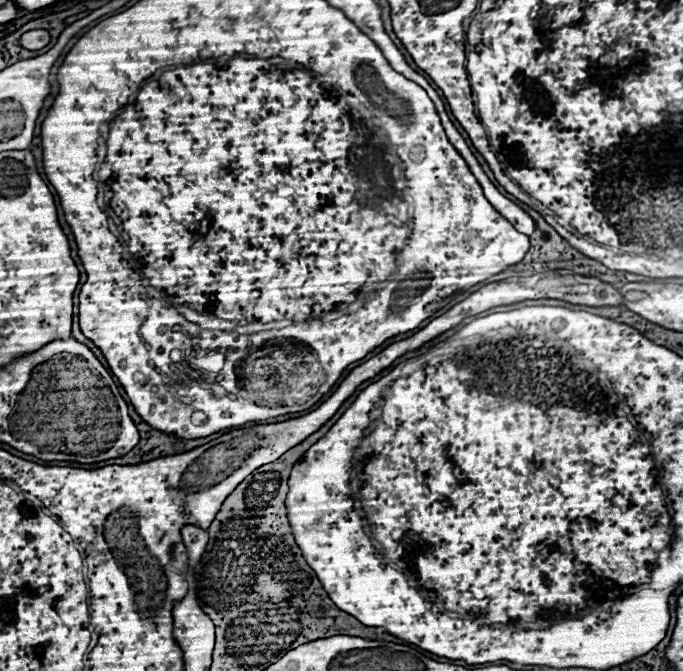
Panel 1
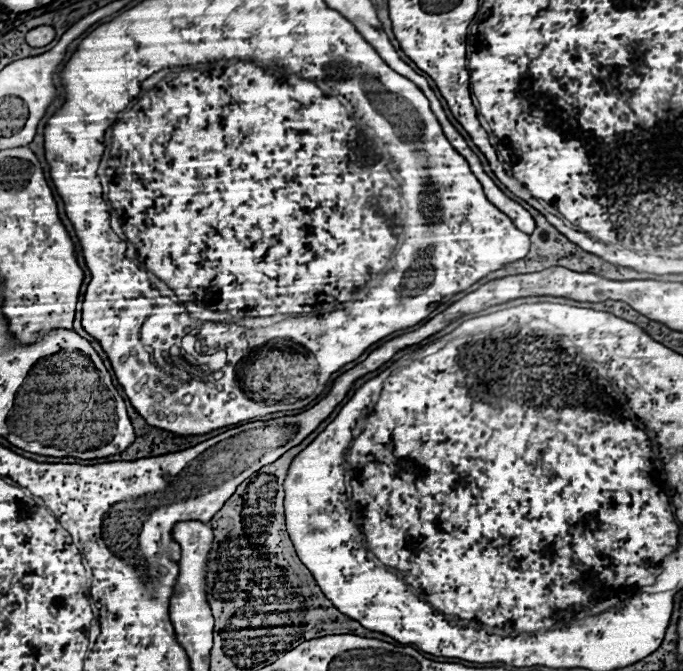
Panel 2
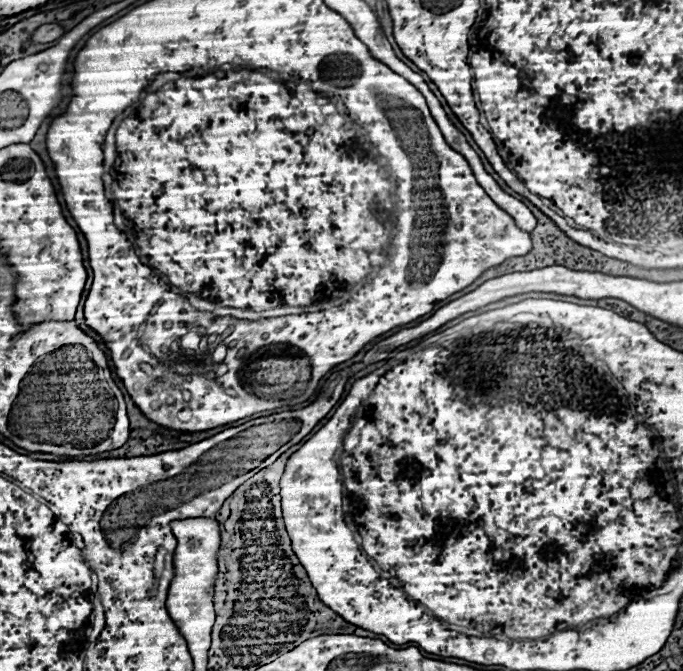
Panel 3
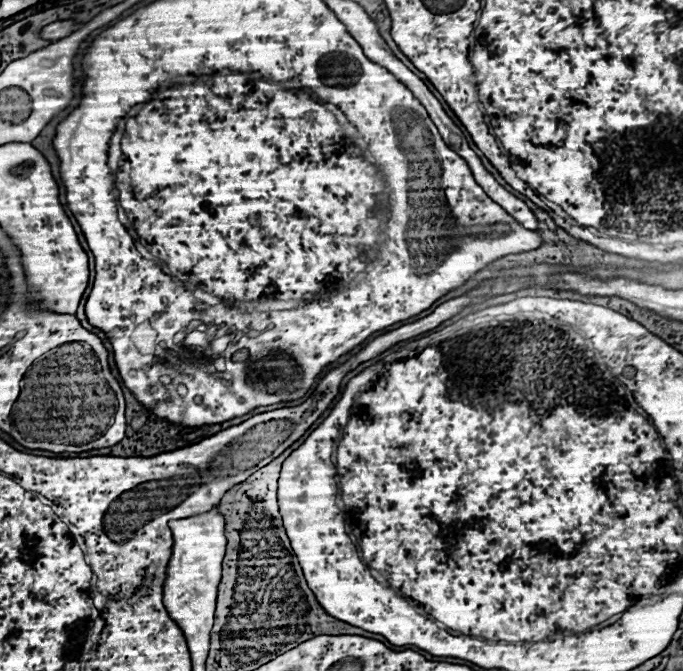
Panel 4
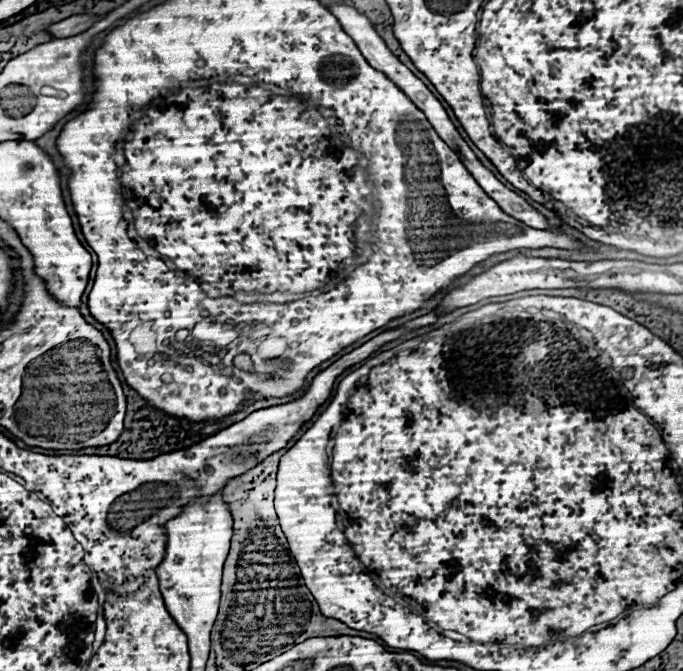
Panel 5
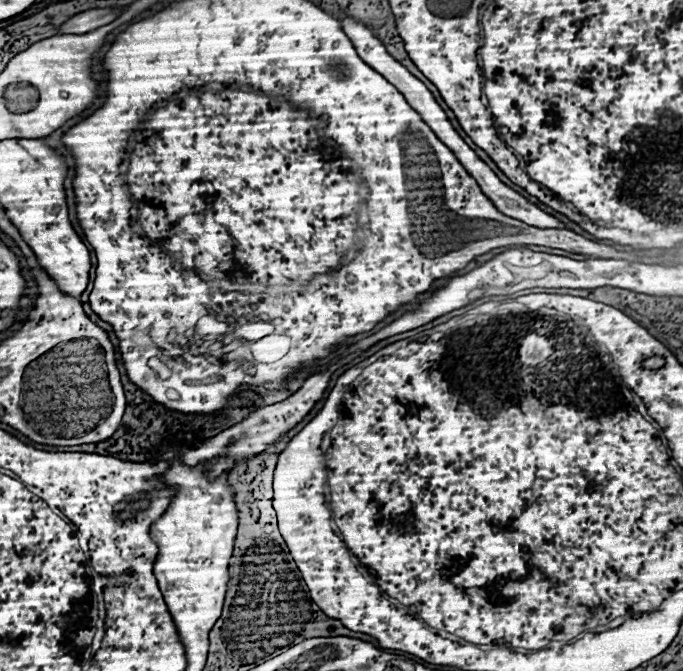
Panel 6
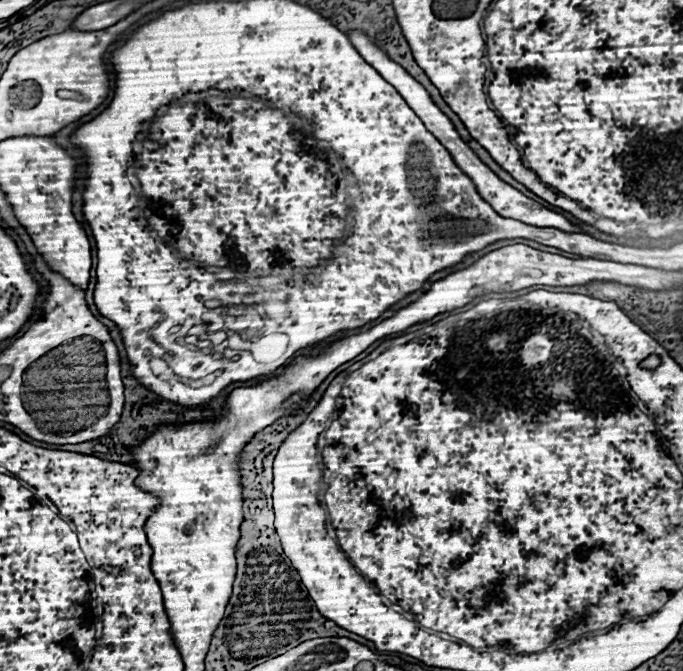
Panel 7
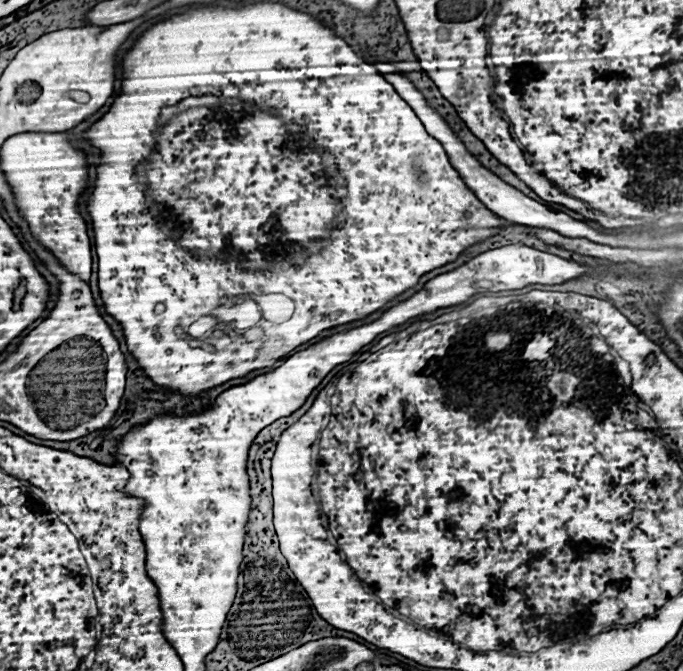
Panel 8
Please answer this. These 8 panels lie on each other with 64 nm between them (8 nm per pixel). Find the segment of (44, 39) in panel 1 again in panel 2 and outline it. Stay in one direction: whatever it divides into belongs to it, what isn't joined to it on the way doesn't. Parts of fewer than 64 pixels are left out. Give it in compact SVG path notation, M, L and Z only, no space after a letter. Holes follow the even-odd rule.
M38 26L38 28L34 28L26 34L26 44L32 46L32 48L40 48L40 46L50 44L52 38L54 38L54 28L52 26Z

